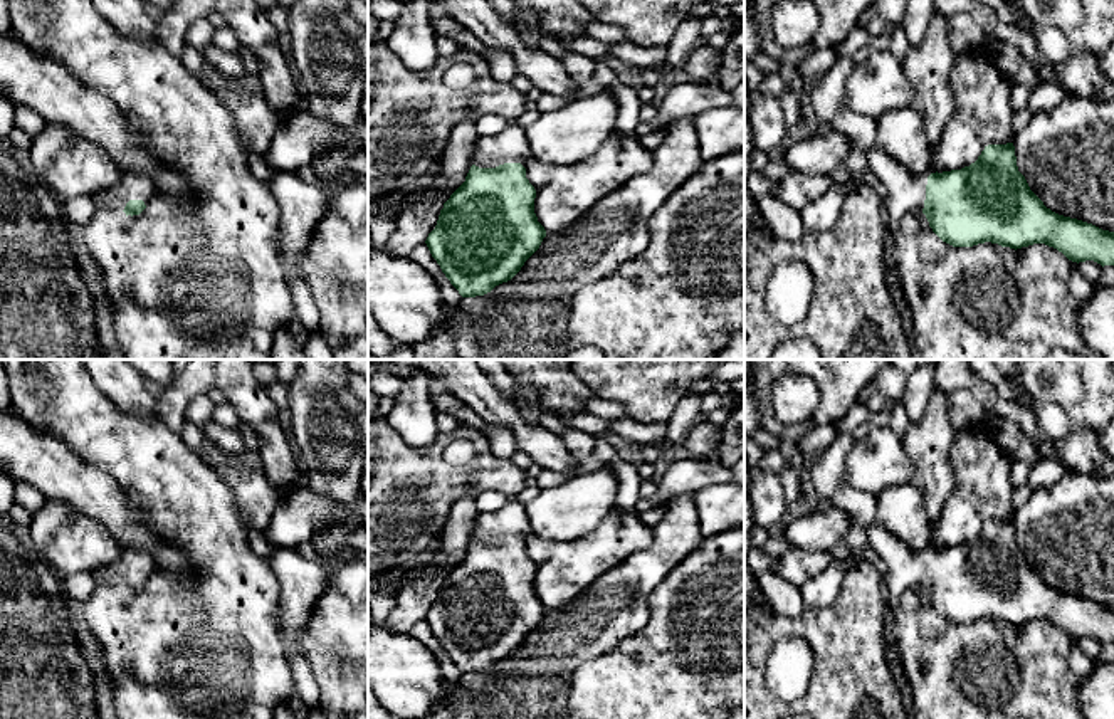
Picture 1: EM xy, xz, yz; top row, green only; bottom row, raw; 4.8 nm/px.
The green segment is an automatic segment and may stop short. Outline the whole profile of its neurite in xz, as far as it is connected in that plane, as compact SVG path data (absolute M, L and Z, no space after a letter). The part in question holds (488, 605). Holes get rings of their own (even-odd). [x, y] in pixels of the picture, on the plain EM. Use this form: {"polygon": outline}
{"polygon": "M511 499L482 506L465 558L444 580L425 617L462 674L511 657L546 613L523 543L528 534L524 504Z"}

